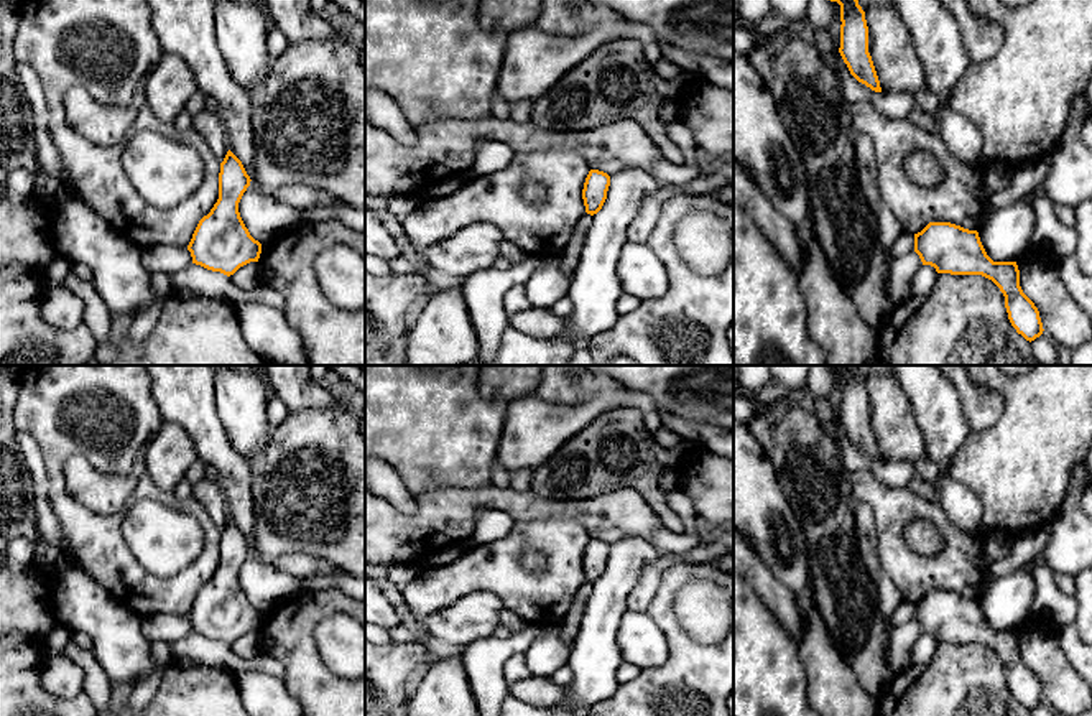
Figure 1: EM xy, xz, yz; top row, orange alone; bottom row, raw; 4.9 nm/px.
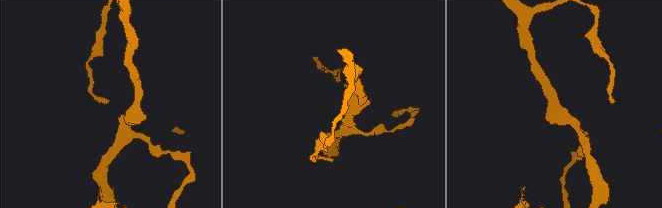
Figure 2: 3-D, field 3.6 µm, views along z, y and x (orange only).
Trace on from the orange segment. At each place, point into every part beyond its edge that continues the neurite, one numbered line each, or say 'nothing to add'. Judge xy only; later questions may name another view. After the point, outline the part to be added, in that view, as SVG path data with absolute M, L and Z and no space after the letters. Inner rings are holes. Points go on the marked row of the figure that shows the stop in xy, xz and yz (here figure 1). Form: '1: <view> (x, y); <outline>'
nothing to add

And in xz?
nothing to add

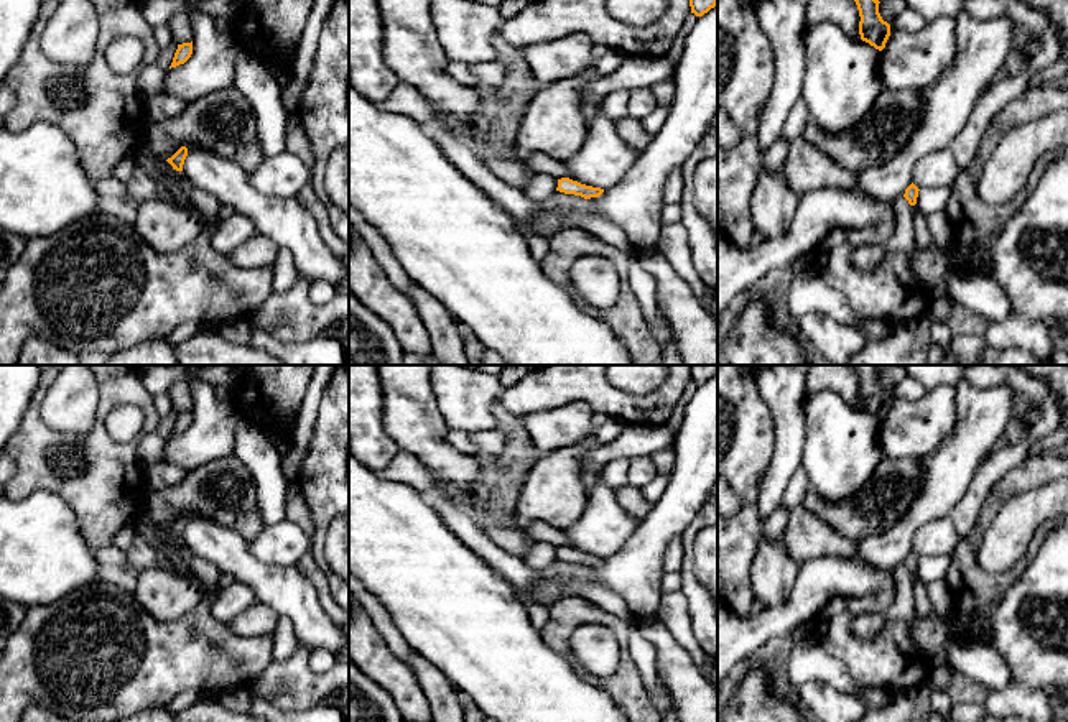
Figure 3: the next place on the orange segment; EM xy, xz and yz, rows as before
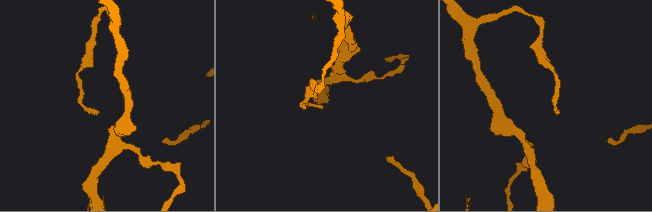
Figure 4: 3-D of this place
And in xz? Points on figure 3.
1: xz (535, 163); M530 155L523 164L532 174L550 174L558 179L569 176L564 163L560 163L546 155Z

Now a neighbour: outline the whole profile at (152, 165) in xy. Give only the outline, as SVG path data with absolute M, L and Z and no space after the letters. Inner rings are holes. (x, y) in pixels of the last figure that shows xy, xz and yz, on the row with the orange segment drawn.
M138 150L133 156L137 168L143 169L161 186L163 196L168 196L173 201L184 204L186 207L194 207L184 192L163 173L161 166L166 160L150 155L145 150Z

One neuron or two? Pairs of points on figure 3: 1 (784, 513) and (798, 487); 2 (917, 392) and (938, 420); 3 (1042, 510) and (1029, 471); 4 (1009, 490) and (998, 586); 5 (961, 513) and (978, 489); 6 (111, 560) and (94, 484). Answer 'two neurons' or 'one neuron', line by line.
1: one neuron
2: two neurons
3: two neurons
4: one neuron
5: one neuron
6: two neurons

